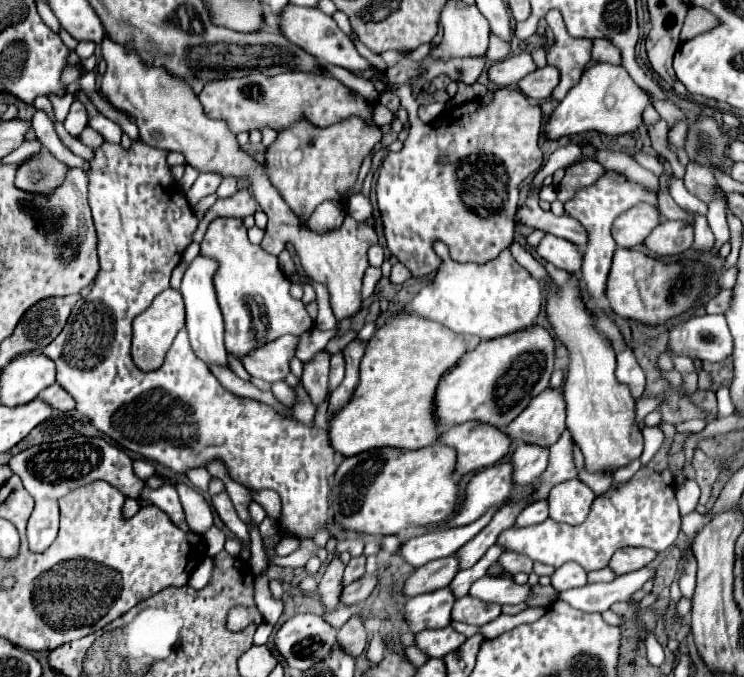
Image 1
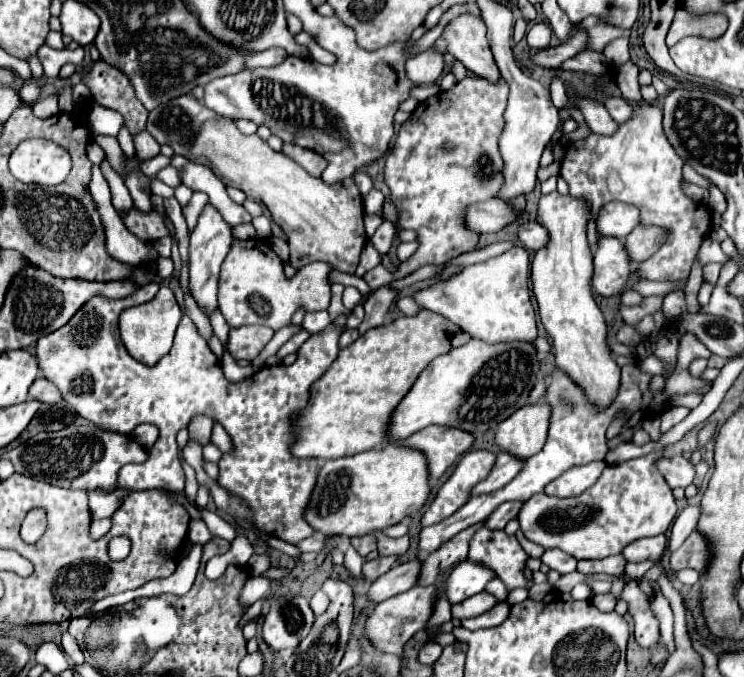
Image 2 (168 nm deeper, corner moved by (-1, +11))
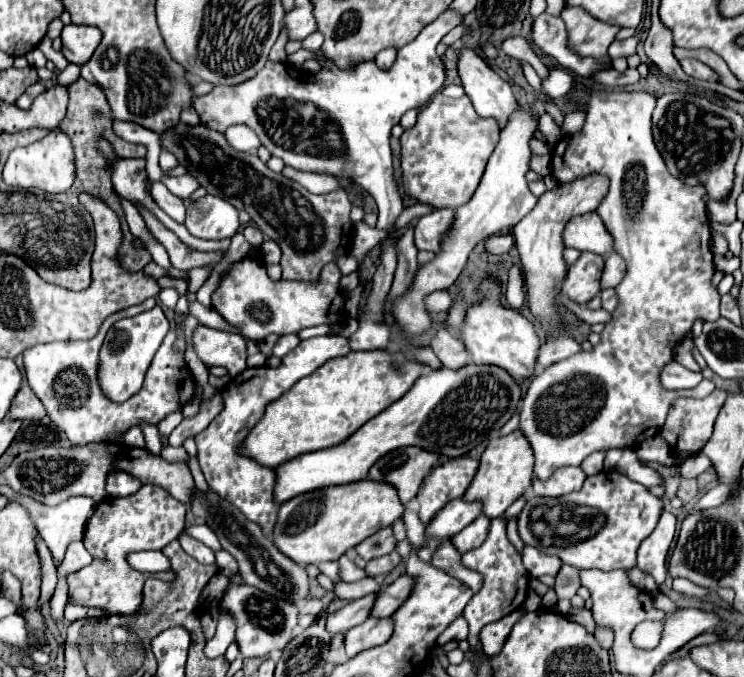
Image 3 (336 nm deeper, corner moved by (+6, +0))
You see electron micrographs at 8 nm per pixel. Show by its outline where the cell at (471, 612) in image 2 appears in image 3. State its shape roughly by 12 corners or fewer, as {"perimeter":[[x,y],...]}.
{"perimeter":[[460,616],[438,636],[438,644],[468,636],[466,618]]}

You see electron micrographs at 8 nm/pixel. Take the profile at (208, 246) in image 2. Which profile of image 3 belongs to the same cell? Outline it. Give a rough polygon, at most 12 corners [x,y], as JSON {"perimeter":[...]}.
{"perimeter":[[206,194],[188,206],[184,226],[202,240],[232,238],[238,210]]}

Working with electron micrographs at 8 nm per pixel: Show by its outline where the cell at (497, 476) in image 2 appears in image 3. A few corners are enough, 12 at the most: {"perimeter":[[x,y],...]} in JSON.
{"perimeter":[[476,500],[448,502],[426,534],[454,536],[480,514]]}

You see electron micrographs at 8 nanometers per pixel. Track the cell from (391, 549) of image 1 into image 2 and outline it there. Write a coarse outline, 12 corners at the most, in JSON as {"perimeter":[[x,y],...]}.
{"perimeter":[[467,451],[439,487],[423,525],[453,515],[495,463],[491,451]]}

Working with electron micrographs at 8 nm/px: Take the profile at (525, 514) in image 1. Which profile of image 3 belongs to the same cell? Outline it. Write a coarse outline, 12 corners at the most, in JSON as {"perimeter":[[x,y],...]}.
{"perimeter":[[480,514],[452,538],[460,552],[478,548],[492,518]]}

